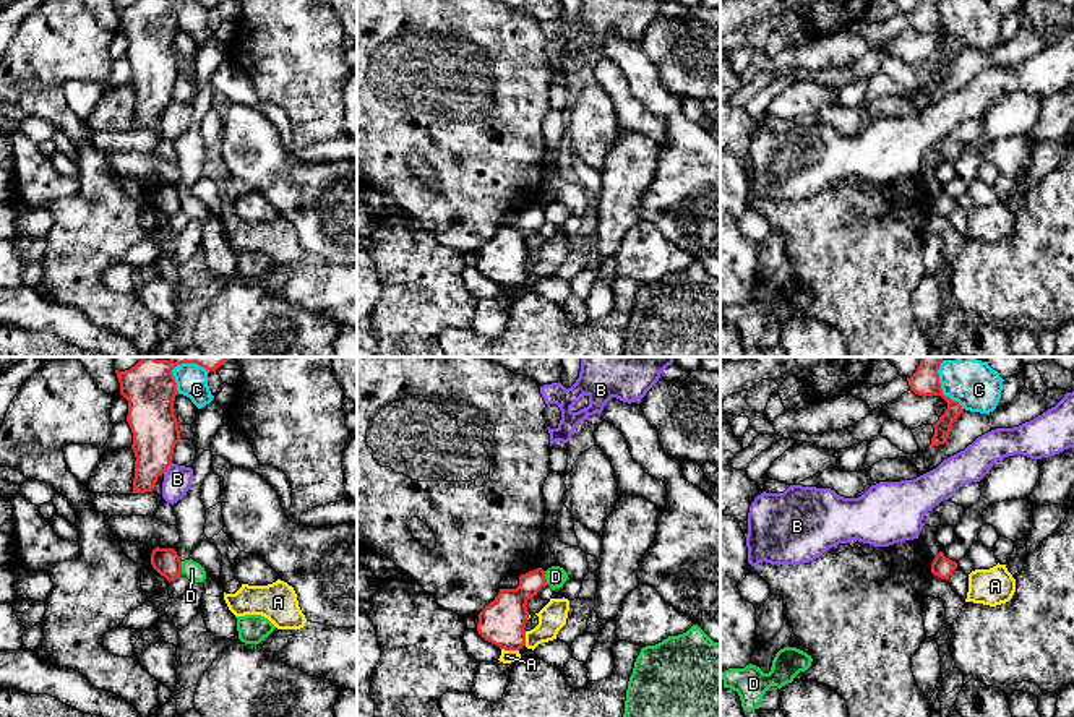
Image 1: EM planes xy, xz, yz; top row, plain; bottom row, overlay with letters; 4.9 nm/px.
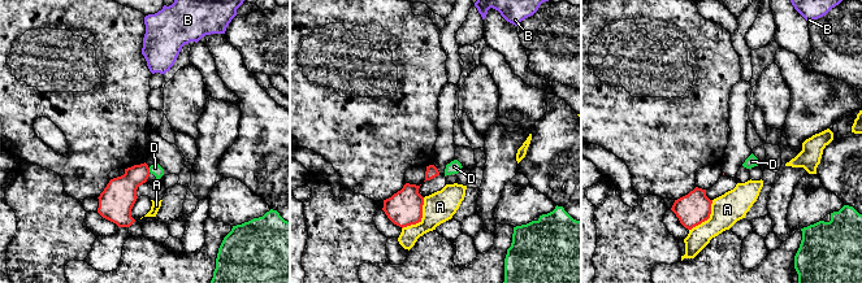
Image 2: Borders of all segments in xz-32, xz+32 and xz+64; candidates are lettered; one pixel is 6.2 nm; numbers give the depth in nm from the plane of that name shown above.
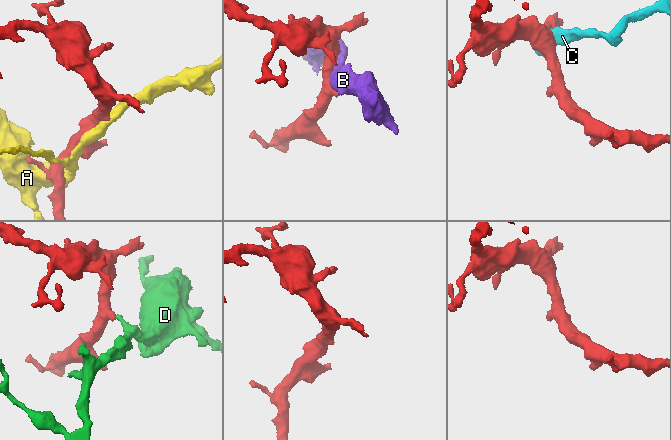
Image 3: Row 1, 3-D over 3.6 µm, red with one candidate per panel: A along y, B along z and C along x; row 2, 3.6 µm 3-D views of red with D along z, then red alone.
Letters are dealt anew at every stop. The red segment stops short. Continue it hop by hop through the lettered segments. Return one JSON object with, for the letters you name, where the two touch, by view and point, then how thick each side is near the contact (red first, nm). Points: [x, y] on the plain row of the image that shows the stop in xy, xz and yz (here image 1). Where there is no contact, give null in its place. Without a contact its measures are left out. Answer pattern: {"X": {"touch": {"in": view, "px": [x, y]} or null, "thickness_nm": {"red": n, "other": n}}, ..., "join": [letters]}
{"join": []}

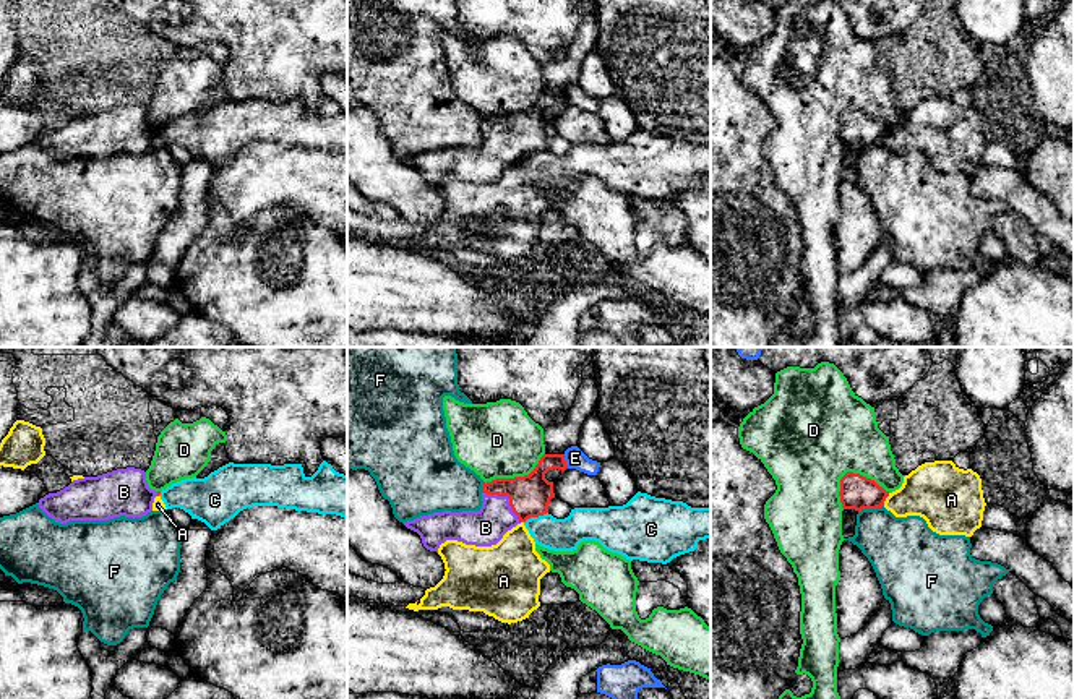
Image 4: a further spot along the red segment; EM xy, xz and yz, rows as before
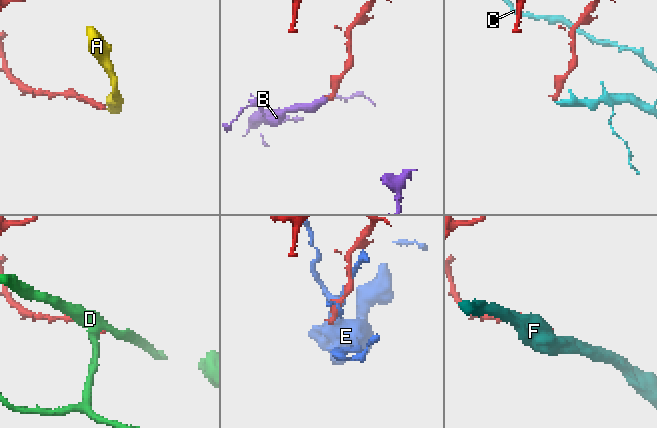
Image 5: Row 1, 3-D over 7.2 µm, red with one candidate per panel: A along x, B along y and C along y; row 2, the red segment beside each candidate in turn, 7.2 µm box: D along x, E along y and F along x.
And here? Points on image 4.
{"B": {"touch": {"in": "xz", "px": [508, 133]}, "thickness_nm": {"red": 200, "other": 190}}, "join": ["B"]}

